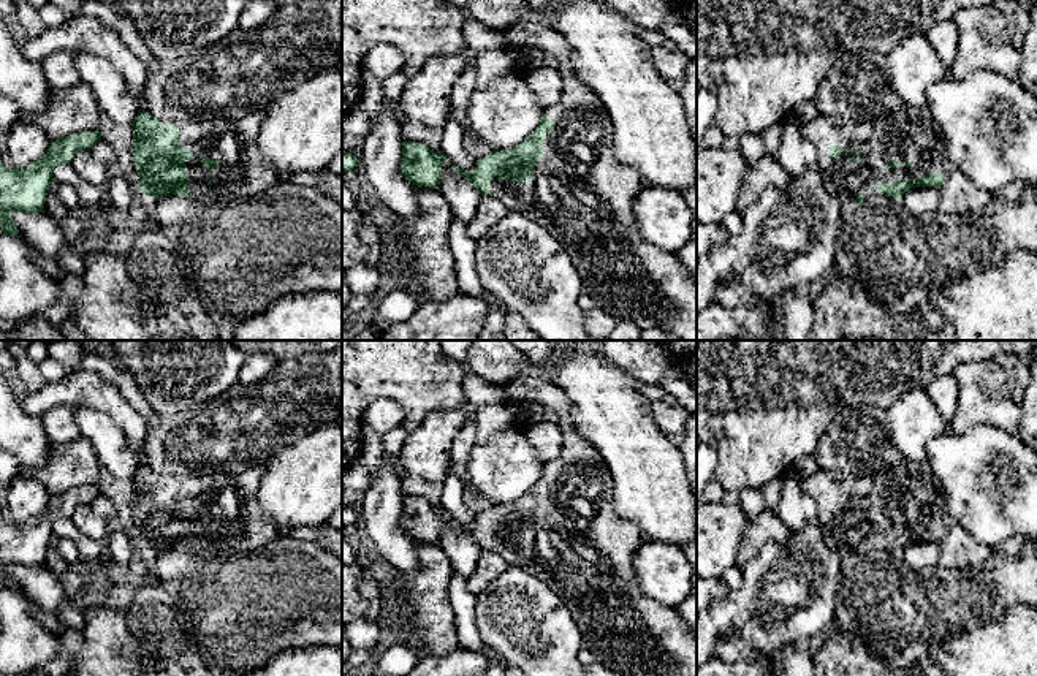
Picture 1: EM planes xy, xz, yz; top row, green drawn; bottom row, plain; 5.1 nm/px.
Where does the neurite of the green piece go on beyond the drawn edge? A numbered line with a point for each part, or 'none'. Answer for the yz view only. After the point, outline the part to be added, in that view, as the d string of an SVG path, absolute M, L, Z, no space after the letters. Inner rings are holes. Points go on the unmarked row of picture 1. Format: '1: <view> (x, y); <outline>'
1: yz (909, 488); M902 459L888 470L872 473L847 473L836 469L819 469L809 477L801 477L801 489L817 502L817 519L825 541L842 549L845 556L885 551L874 540L883 537L906 537L925 529L944 529L948 534L955 519L948 515L939 481L926 461Z

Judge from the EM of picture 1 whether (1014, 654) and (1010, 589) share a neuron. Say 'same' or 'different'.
different

